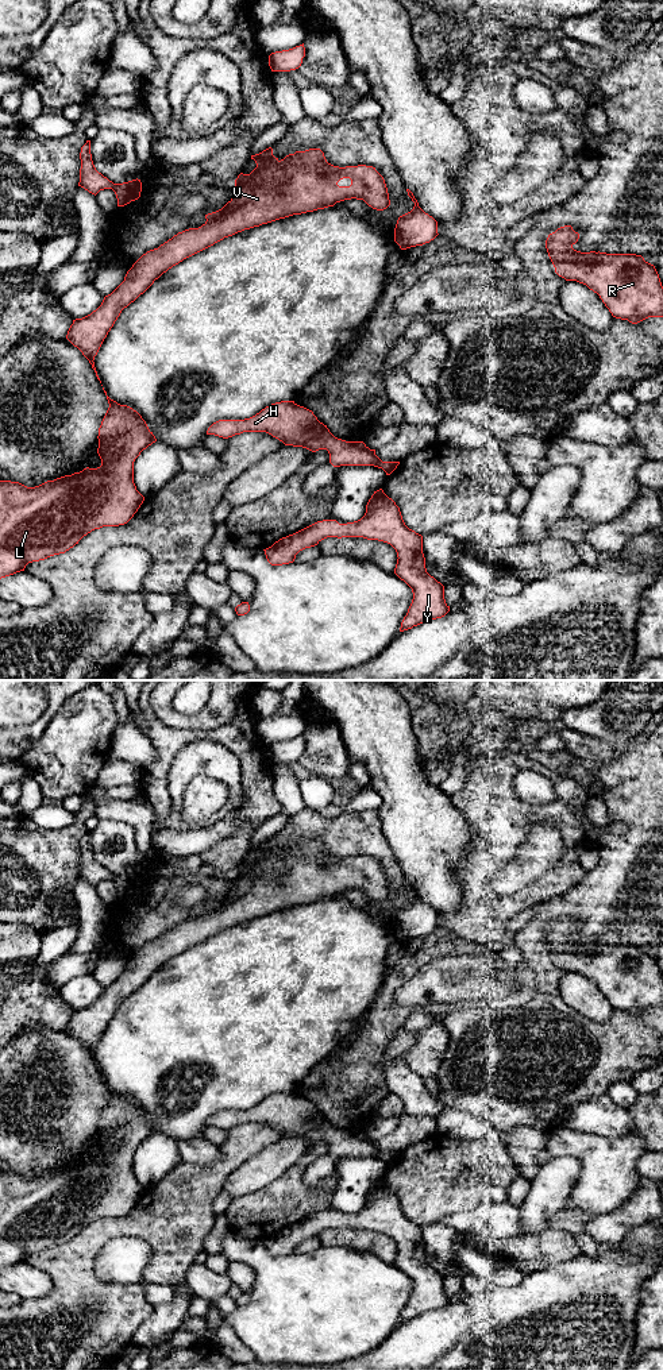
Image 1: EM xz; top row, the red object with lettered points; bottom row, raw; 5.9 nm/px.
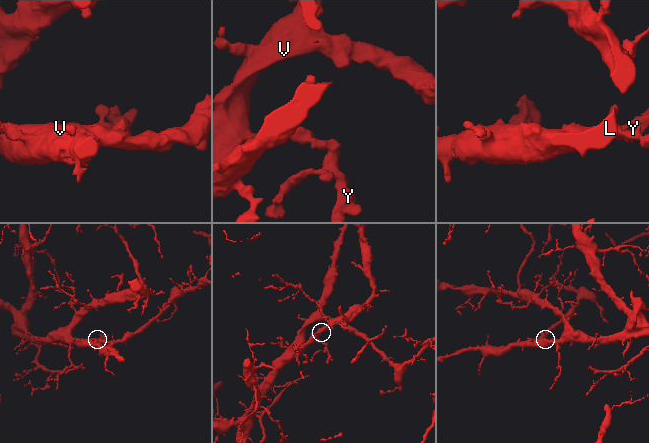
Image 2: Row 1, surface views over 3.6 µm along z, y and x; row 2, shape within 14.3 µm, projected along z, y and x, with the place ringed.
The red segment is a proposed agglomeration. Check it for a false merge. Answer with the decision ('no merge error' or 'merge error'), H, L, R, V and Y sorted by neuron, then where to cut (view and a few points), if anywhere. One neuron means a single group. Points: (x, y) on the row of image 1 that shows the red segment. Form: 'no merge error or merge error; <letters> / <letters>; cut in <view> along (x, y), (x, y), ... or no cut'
no merge error; H L R V Y; no cut

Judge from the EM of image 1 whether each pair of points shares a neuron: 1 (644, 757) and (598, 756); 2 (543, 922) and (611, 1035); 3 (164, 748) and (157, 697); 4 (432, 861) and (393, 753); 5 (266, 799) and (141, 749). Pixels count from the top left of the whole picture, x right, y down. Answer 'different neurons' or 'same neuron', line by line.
1: different neurons
2: same neuron
3: different neurons
4: same neuron
5: different neurons

